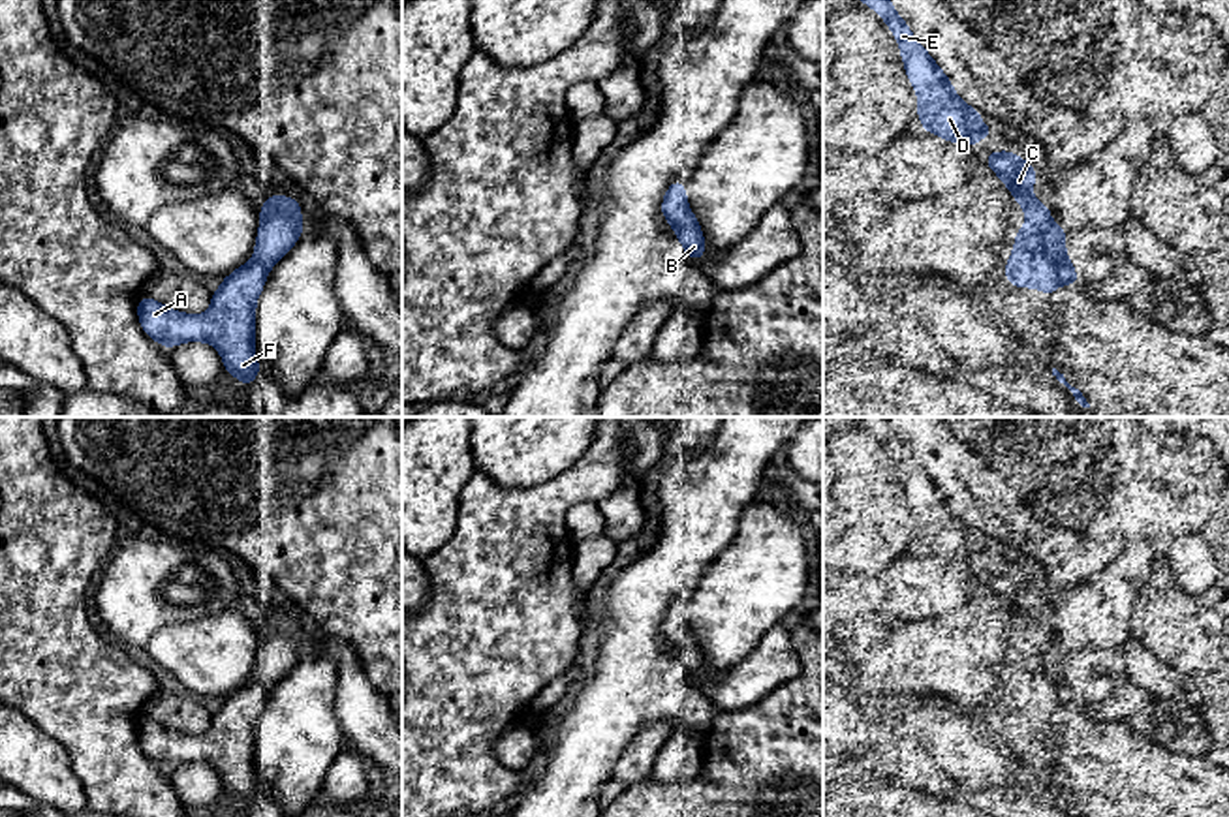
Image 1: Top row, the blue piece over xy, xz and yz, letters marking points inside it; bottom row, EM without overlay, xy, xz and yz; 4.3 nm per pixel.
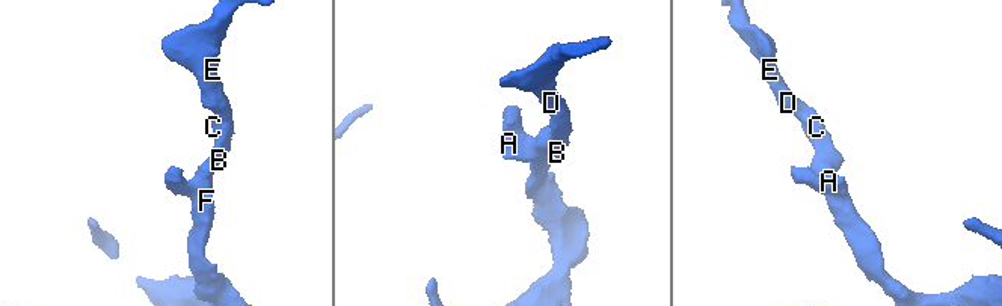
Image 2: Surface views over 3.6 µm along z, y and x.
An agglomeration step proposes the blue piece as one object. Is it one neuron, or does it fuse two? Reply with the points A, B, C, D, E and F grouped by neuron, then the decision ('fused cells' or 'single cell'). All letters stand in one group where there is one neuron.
A B C D E F | single cell

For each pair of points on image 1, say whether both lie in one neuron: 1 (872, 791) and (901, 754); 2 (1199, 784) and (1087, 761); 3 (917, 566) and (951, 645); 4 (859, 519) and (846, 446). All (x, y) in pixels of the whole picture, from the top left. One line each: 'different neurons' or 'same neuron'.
1: different neurons
2: same neuron
3: different neurons
4: same neuron

